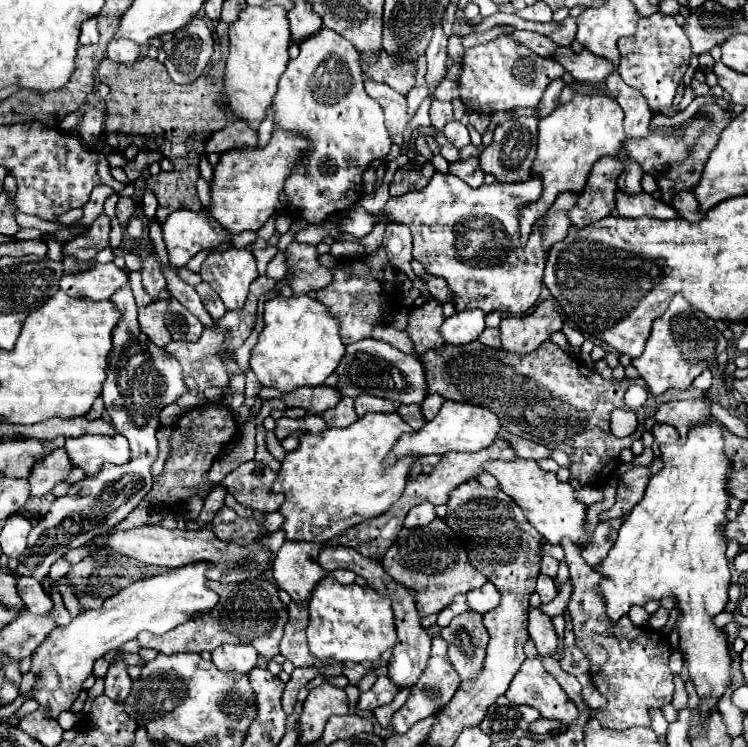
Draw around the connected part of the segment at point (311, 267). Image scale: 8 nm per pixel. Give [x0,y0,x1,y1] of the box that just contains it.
[287,244,333,296]

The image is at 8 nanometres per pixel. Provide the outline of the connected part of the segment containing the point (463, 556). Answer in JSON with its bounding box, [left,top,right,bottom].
[383,518,487,616]

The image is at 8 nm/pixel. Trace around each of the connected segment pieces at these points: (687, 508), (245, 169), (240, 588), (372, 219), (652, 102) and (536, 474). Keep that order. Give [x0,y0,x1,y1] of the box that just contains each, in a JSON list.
[[595,424,731,722],[205,128,305,234],[137,580,287,660],[339,172,545,314],[617,12,691,108],[483,458,585,544]]

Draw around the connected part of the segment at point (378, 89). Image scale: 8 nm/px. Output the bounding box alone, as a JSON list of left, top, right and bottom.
[365,80,409,146]

